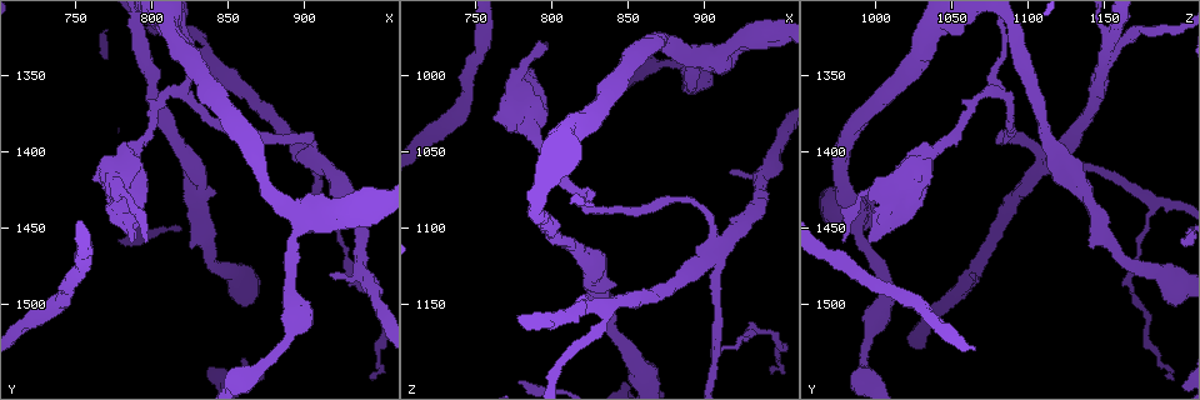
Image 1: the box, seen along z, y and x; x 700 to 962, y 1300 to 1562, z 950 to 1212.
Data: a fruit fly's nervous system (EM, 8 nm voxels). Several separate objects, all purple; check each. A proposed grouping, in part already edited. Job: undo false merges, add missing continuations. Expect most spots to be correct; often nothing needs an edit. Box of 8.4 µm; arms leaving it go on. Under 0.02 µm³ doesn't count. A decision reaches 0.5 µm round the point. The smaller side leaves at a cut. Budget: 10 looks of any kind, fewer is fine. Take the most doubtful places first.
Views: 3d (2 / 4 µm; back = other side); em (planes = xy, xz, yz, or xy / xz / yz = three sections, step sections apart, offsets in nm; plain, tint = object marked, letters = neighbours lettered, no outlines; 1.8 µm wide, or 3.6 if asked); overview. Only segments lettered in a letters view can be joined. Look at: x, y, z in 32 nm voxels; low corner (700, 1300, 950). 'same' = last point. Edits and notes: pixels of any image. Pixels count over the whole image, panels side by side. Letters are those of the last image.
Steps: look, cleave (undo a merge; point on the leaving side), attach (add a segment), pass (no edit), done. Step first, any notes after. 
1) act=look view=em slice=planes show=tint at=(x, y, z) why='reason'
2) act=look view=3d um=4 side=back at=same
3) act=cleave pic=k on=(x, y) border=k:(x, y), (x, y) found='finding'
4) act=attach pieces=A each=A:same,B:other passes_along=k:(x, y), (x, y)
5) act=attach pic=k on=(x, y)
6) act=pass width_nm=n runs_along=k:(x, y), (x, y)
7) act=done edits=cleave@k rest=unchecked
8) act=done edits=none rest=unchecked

act=look view=3d um=2 at=(908, 1404, 1112)

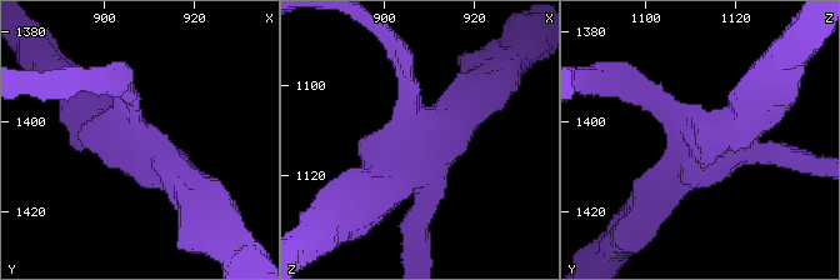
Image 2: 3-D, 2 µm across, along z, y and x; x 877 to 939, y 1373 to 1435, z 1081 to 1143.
act=look view=em slice=planes show=tint at=(907, 1403, 1111) arms=4

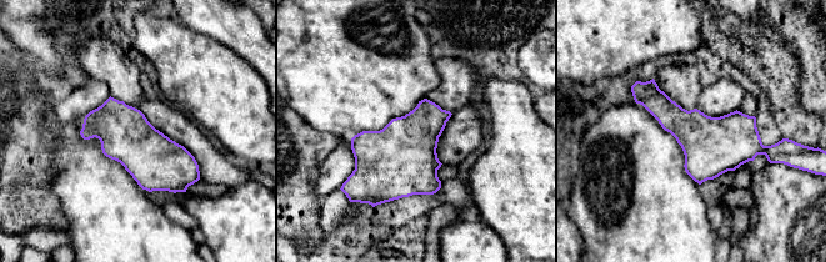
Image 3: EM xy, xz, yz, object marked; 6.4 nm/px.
act=look view=em slice=planes show=letters at=same

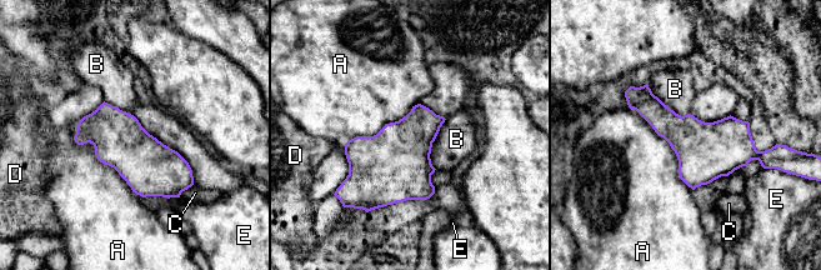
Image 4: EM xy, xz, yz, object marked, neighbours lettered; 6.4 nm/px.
act=pass each=A:other,B:other,C:other,D:other,E:other border=4:(104, 100), (174, 149), (194, 183) found='continuous, no second neuron'

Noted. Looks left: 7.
act=look view=em slice=planes show=plain at=(836, 1338, 1152) why='calibre changes'

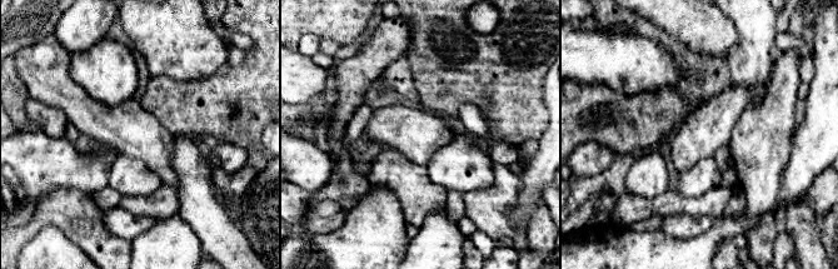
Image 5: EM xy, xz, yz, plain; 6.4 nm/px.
act=look view=em slice=planes show=letters at=same why='what lies round it'

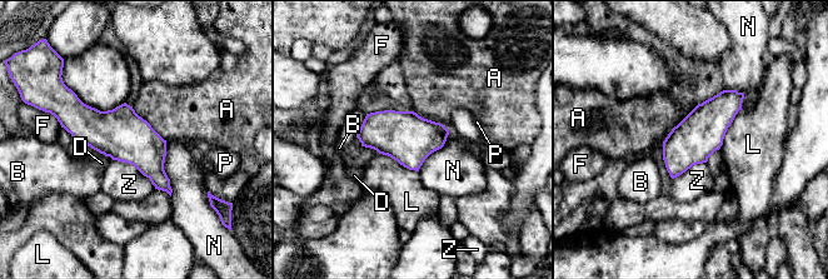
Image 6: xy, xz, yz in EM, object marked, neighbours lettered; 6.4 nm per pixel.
act=pass longest_contact=N:360nm each=A:other,B:other,D:other,F:other,L:other,N:other,P:other,Z:other found='continuous, no second neuron'

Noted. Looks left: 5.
act=look view=em slice=planes show=letters at=(906, 1434, 1182) why='abrupt turn'

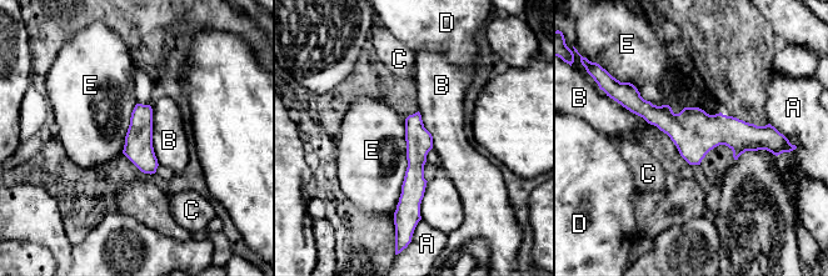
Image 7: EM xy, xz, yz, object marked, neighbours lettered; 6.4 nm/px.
act=pass each=A:other,B:other,C:other,D:other,E:other runs_along=7:(628, 104), (688, 130), (769, 131) found='one neuron here'

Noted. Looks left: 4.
act=look view=em um=3.6 slice=planes show=letters at=(818, 1360, 1076) why='branch point'

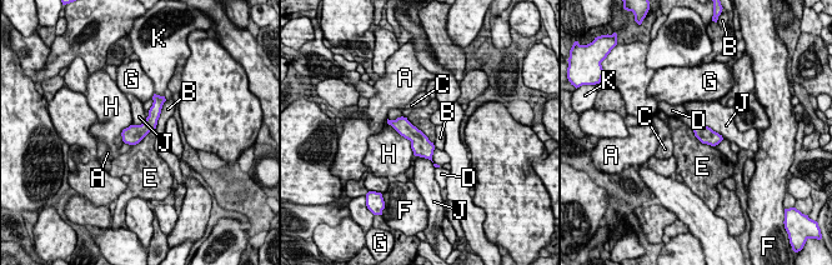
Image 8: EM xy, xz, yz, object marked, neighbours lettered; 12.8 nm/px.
act=pass width_nm=220 each=A:other,B:other,C:other,D:other,E:other,F:other,G:other,H:other,J:other,K:other border=8:(406, 118), (432, 143) found='continuous, no second neuron'

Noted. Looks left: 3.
act=done edits=none rest=unchecked

